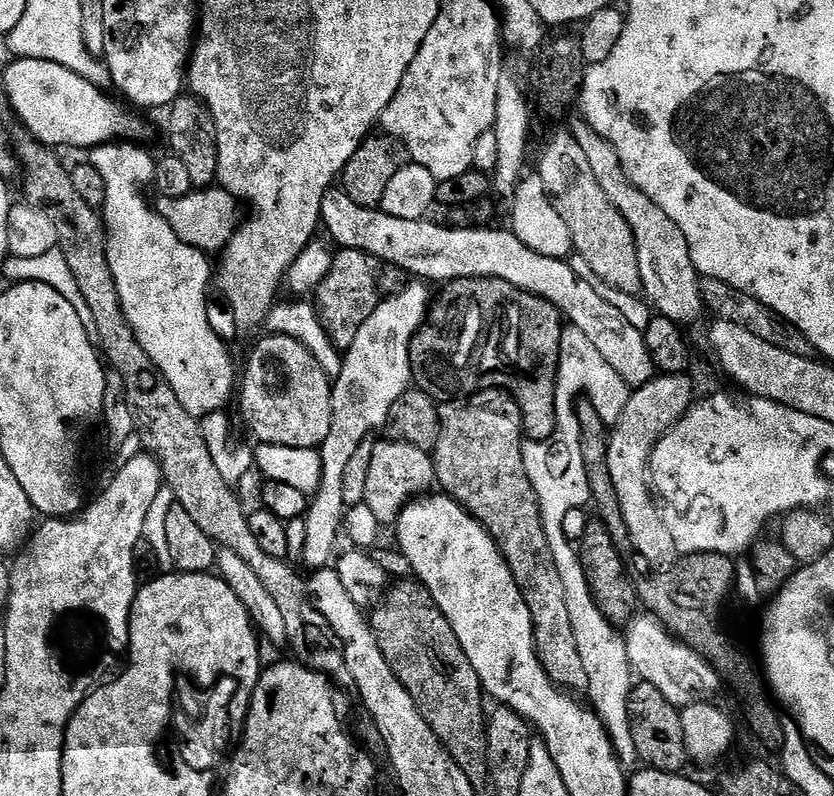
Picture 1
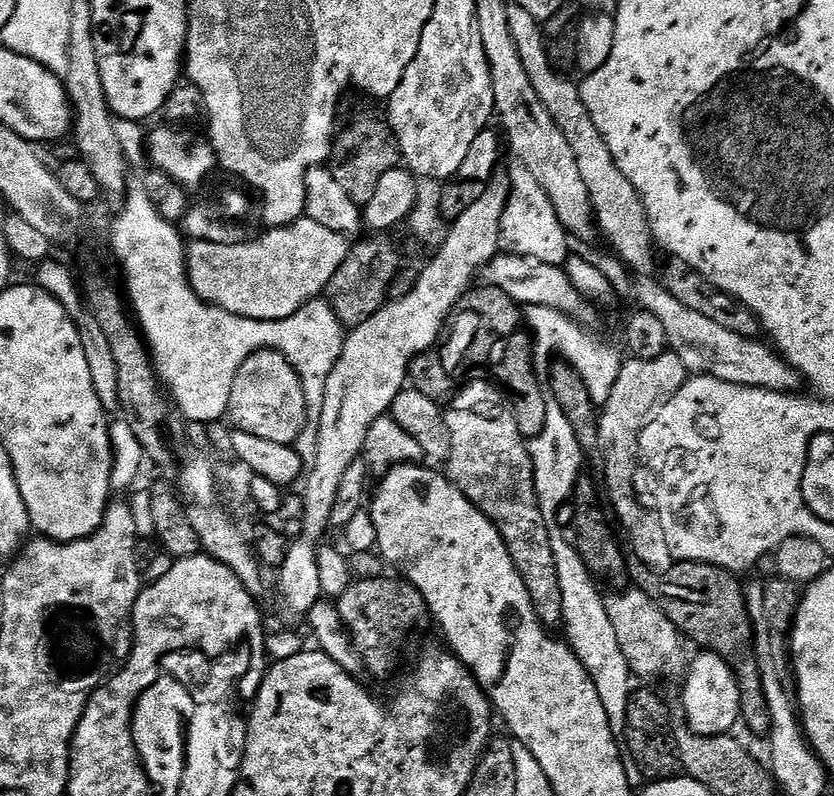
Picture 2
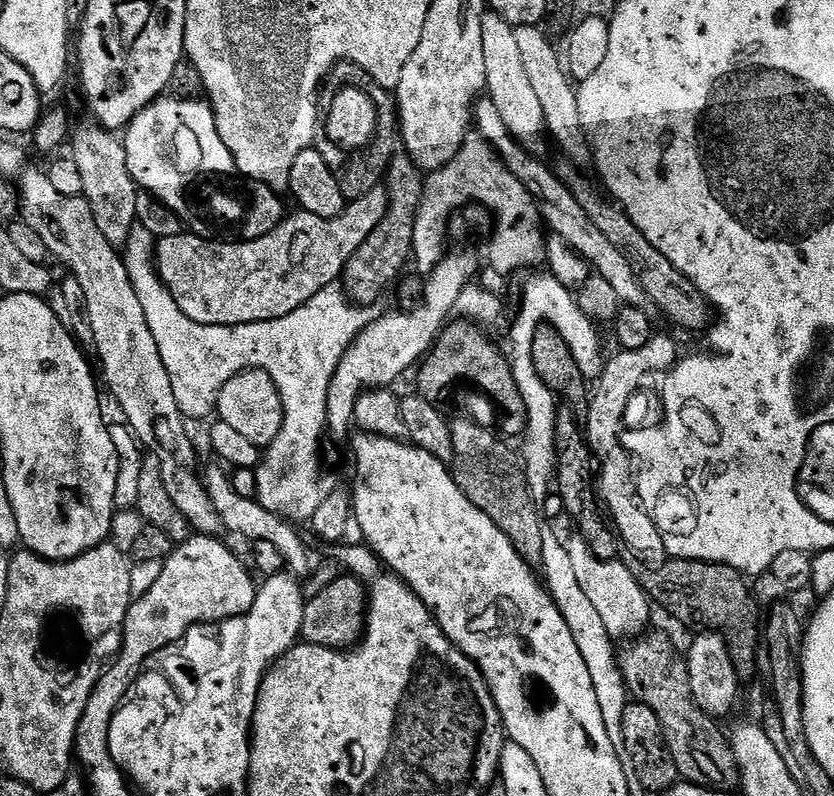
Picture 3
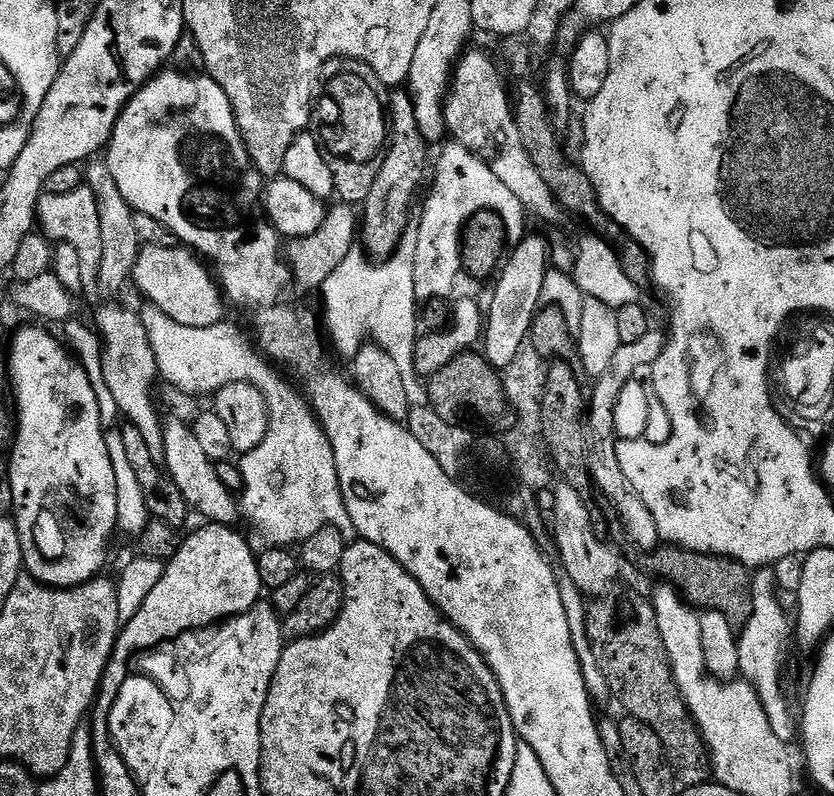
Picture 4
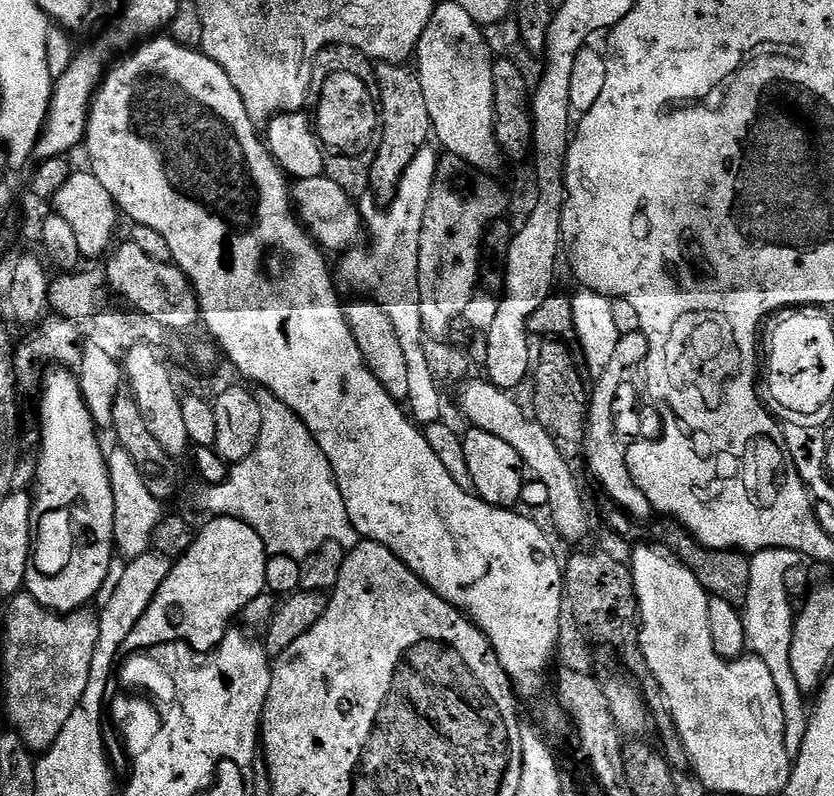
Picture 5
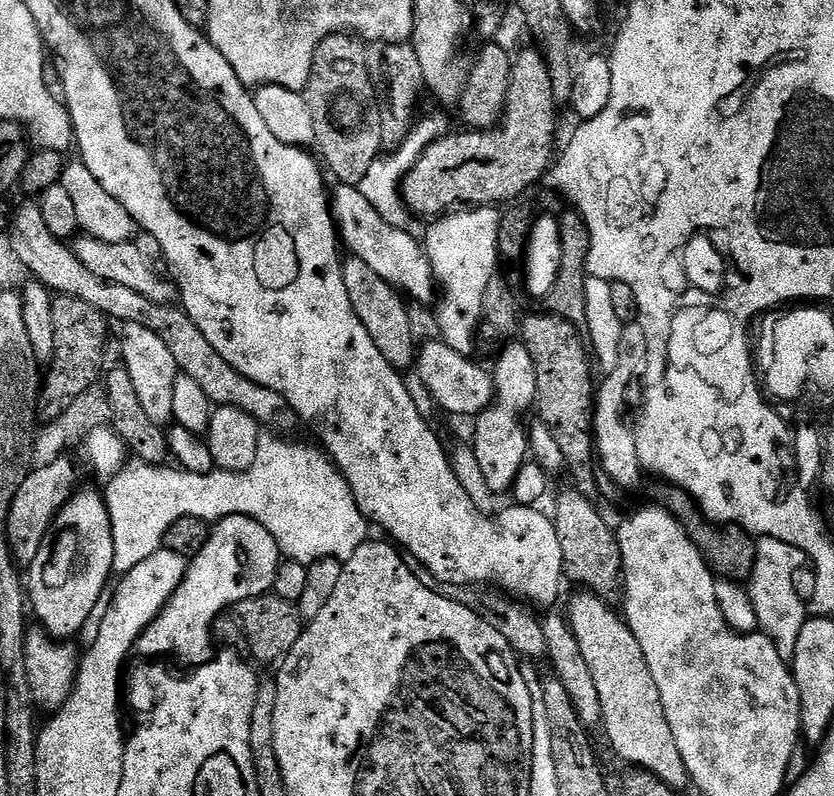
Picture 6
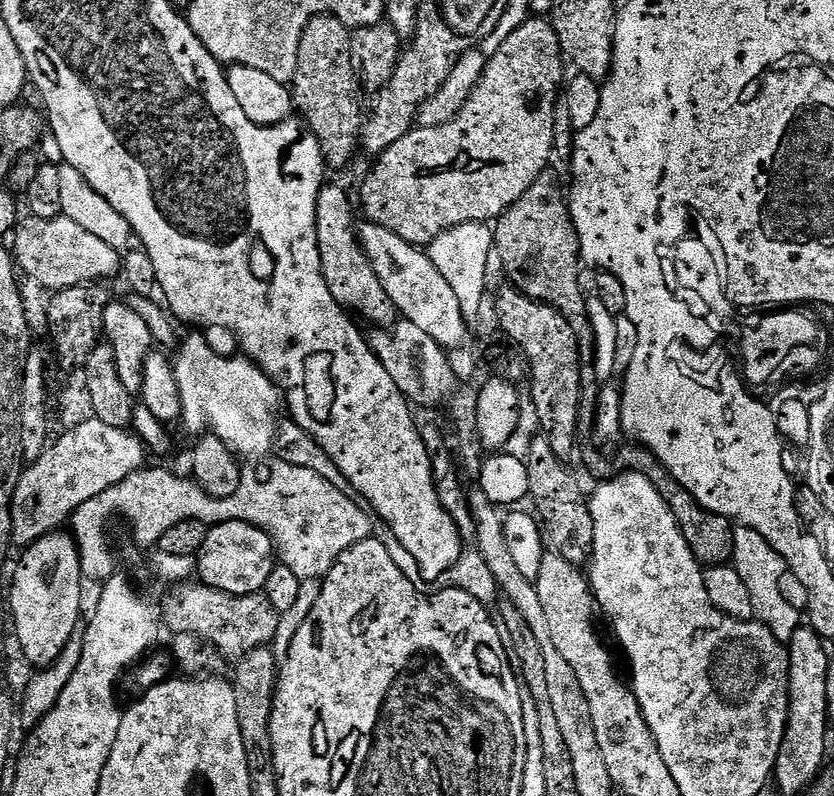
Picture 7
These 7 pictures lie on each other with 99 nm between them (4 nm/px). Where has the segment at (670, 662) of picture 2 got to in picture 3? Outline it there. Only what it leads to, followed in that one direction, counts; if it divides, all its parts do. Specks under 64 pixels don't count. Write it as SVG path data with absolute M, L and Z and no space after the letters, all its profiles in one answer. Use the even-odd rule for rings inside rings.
M572 534L566 542L567 565L582 588L583 599L594 606L594 610L598 610L598 618L602 618L609 636L639 638L645 635L650 628L648 623L652 620L653 605L641 581L637 576L635 578L633 569L626 567L618 559L602 560L594 552L593 545L588 544L582 535Z

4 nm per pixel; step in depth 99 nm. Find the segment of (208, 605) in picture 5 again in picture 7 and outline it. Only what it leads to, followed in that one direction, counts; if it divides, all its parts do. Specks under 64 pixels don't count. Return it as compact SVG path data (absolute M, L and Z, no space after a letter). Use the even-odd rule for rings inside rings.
M228 521L216 527L209 527L205 546L198 555L199 579L208 587L228 592L231 596L263 593L273 567L273 539L263 528L244 521Z

